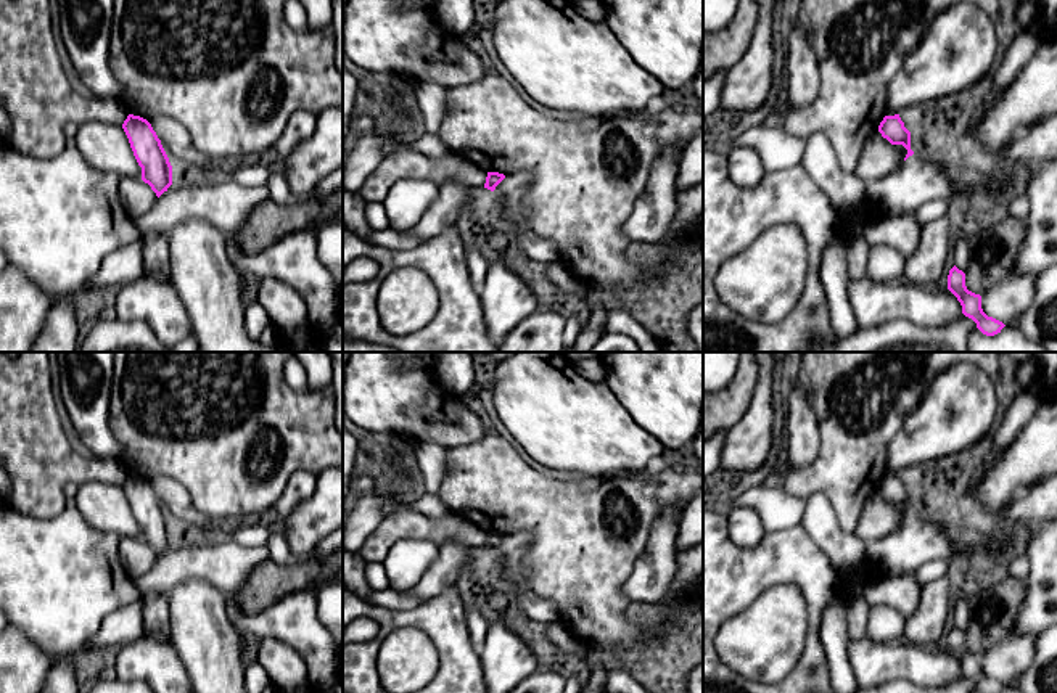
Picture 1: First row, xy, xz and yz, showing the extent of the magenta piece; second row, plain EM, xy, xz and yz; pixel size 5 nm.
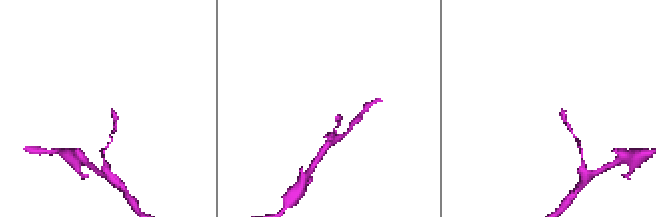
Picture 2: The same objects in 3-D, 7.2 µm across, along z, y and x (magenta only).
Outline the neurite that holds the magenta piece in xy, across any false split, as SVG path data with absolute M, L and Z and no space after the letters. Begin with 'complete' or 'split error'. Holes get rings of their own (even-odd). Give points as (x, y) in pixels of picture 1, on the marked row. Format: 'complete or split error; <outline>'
complete; M129 114L122 129L142 167L142 180L148 183L159 198L172 185L172 166L161 140L151 124L140 116Z

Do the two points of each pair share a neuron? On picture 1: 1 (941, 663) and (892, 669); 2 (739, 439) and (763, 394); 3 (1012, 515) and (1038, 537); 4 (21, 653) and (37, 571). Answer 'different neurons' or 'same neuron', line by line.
1: same neuron
2: same neuron
3: different neurons
4: different neurons

